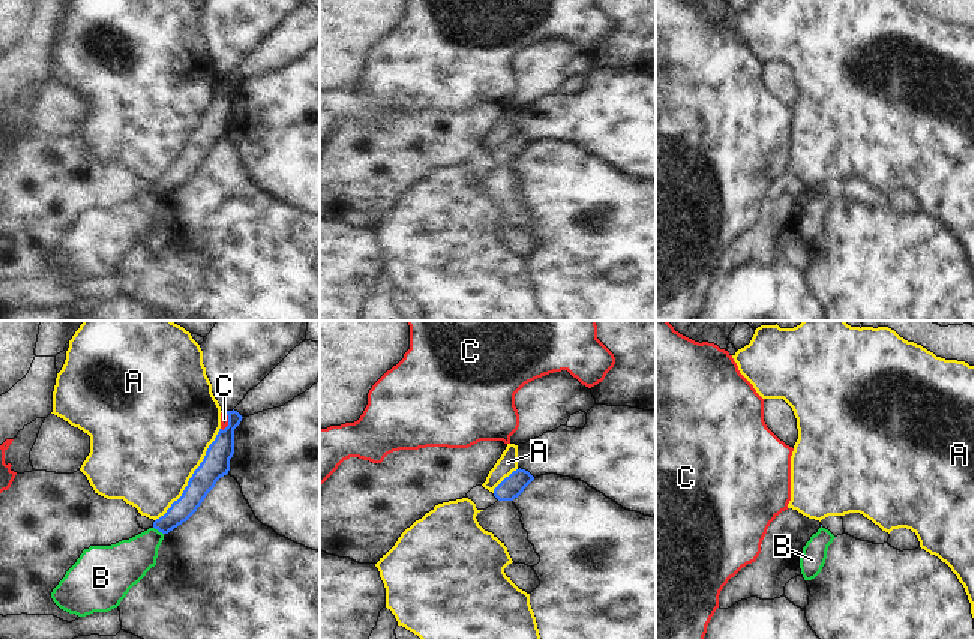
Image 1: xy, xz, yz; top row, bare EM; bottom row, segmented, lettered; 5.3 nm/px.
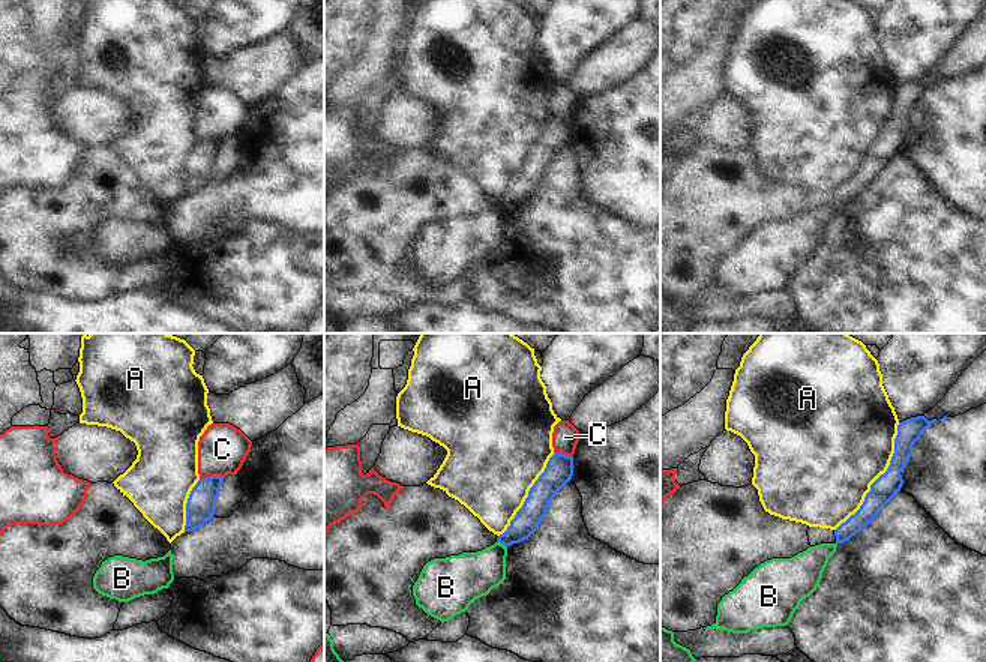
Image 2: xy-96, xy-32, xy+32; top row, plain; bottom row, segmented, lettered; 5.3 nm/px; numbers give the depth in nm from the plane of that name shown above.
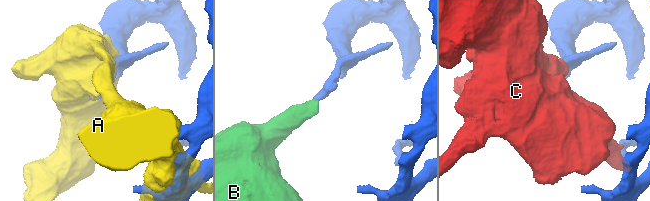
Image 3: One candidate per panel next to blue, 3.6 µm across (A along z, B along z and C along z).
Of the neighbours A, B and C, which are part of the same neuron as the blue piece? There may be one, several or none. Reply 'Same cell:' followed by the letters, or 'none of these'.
Same cell: none of these

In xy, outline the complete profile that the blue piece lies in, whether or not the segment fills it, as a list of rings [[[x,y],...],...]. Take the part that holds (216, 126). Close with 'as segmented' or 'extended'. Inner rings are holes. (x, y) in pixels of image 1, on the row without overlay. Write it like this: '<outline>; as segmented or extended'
[[[227,75],[228,90],[219,93],[215,105],[209,110],[200,130],[194,135],[182,160],[171,168],[164,180],[153,186],[153,192],[168,198],[186,186],[201,170],[216,146],[230,135],[230,123],[234,118],[234,93],[240,88],[242,80],[237,75]]]; as segmented

